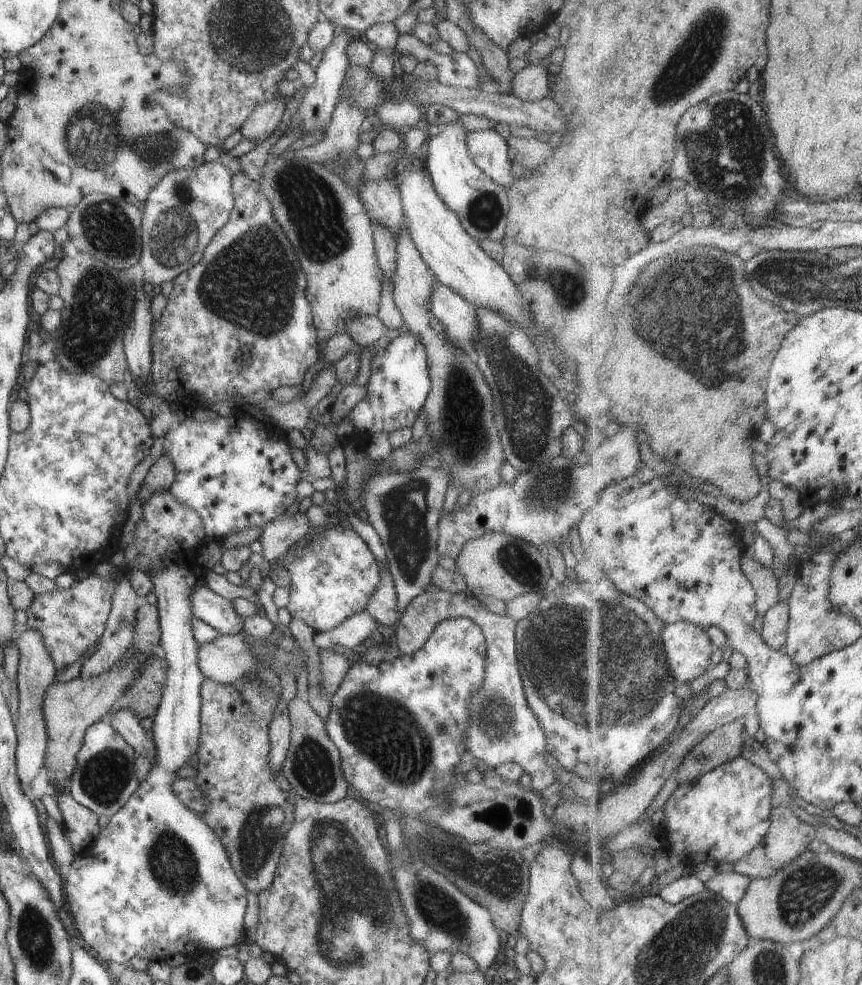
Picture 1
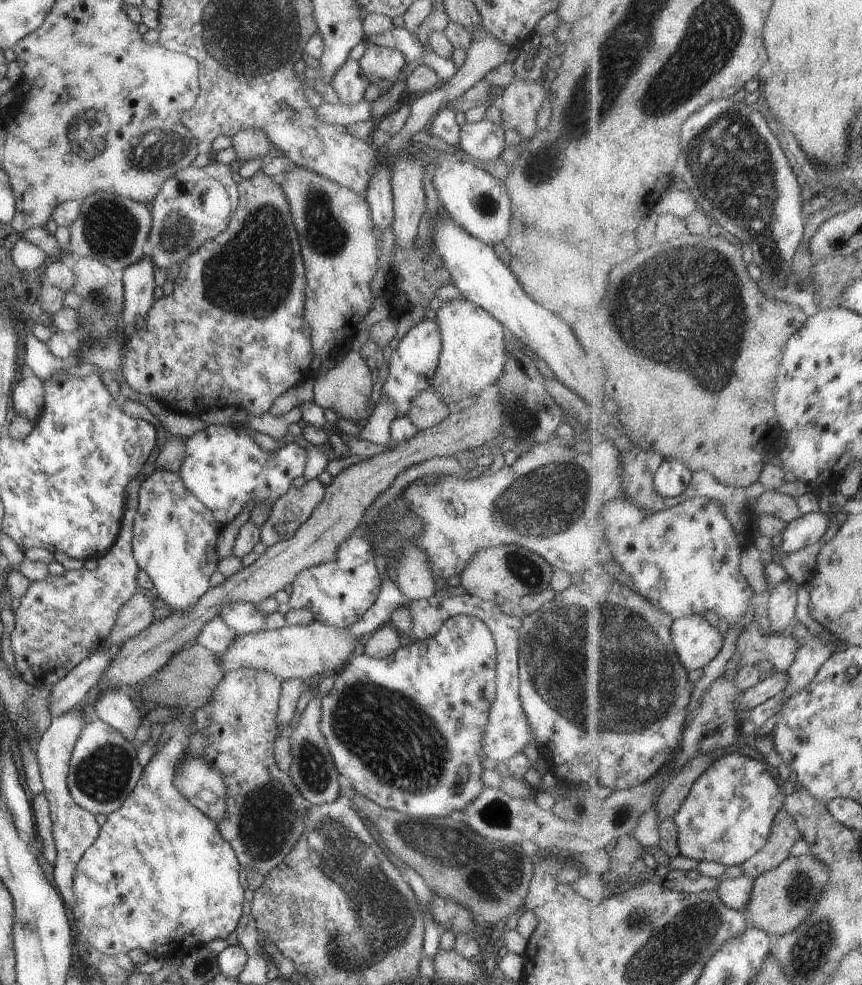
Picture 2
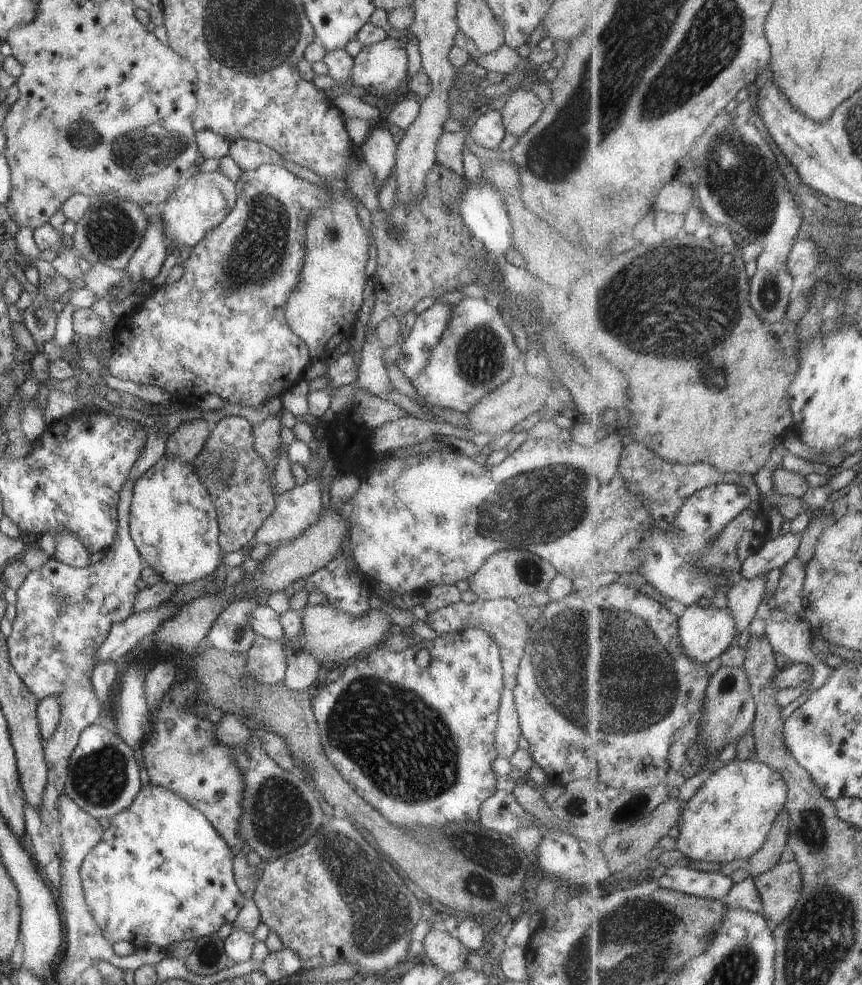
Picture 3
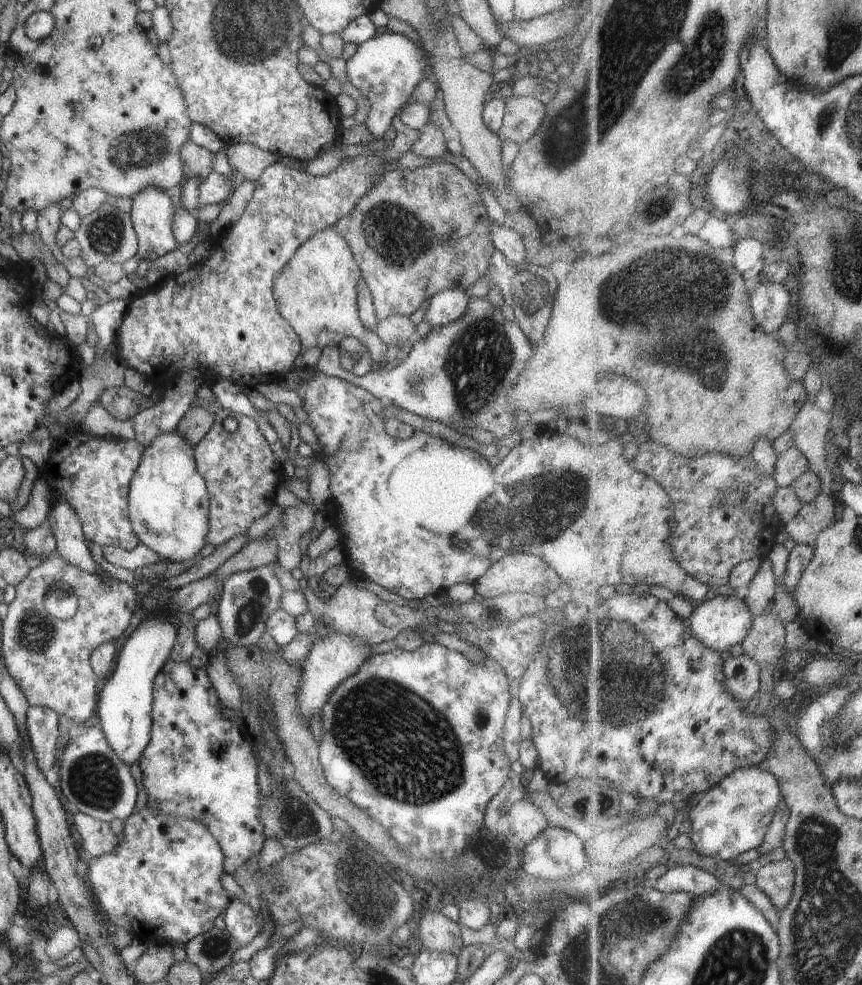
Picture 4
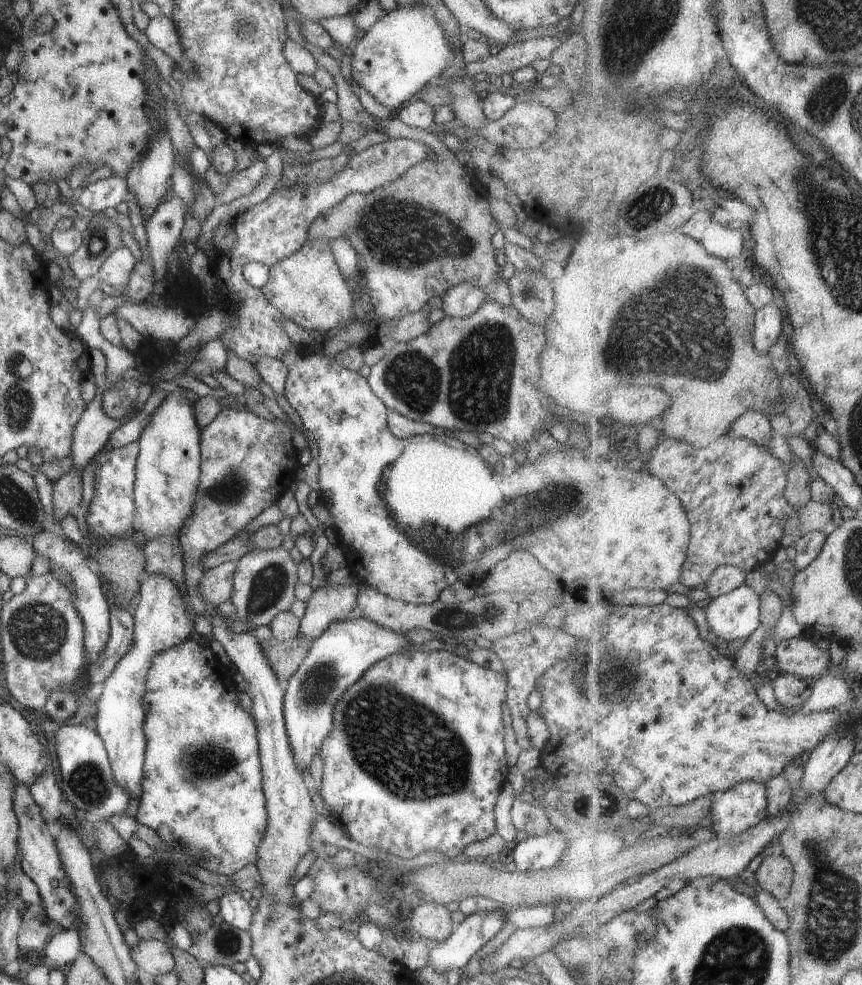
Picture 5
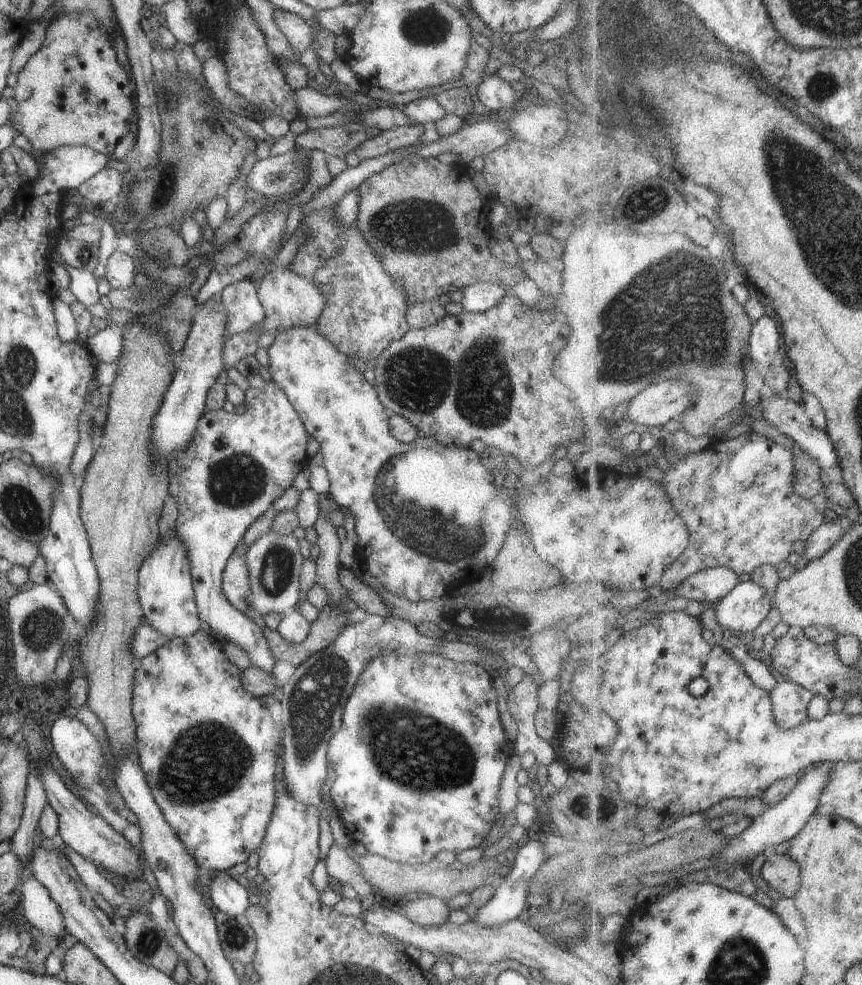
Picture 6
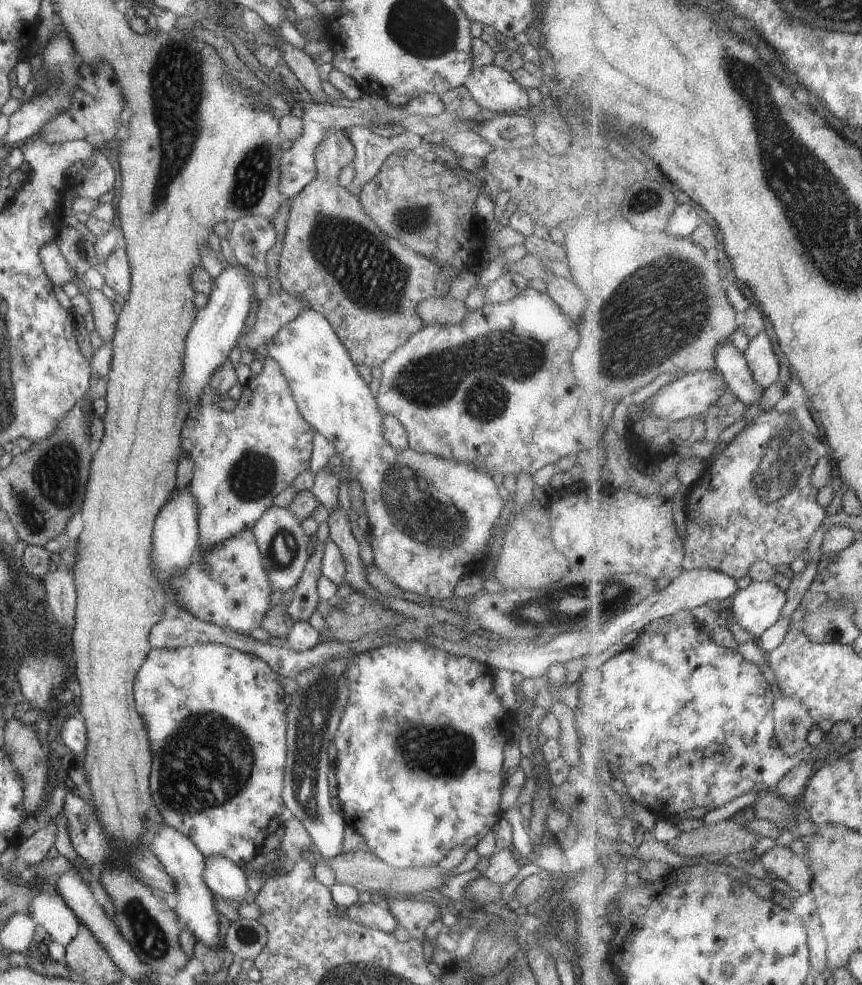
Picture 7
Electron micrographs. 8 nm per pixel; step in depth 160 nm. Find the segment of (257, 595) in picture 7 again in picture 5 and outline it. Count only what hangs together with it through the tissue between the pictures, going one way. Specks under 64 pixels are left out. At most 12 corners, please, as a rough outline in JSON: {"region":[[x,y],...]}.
{"region":[[236,561],[205,570],[198,584],[204,601],[230,600]]}

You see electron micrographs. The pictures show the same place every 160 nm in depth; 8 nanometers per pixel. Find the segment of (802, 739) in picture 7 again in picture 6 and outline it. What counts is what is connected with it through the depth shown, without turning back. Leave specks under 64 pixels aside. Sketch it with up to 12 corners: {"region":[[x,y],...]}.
{"region":[[785,680],[770,696],[783,731],[808,722],[809,690]]}

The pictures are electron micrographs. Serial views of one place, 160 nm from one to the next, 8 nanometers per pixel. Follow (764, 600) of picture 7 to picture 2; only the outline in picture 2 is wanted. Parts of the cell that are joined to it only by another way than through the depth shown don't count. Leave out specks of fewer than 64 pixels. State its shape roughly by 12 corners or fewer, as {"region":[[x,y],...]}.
{"region":[[704,615],[674,619],[671,632],[688,672],[710,665],[723,634]]}

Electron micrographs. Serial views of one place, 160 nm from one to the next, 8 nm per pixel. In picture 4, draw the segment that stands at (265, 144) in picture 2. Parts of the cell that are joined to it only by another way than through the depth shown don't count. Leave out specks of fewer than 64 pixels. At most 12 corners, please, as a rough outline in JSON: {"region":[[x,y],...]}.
{"region":[[249,143],[224,146],[227,162],[252,180],[277,155]]}

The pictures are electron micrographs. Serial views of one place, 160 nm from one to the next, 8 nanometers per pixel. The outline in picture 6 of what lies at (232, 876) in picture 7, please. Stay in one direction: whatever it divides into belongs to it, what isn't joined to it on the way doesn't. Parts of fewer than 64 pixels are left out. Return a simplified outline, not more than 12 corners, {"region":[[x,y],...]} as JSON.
{"region":[[220,871],[206,882],[209,905],[237,918],[250,905],[245,886]]}

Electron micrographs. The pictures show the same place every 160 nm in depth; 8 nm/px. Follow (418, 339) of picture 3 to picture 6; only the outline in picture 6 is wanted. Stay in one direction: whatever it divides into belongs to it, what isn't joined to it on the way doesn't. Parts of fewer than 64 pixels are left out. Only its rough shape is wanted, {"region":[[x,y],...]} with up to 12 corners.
{"region":[[495,281],[461,288],[463,312],[496,306],[508,289]]}

